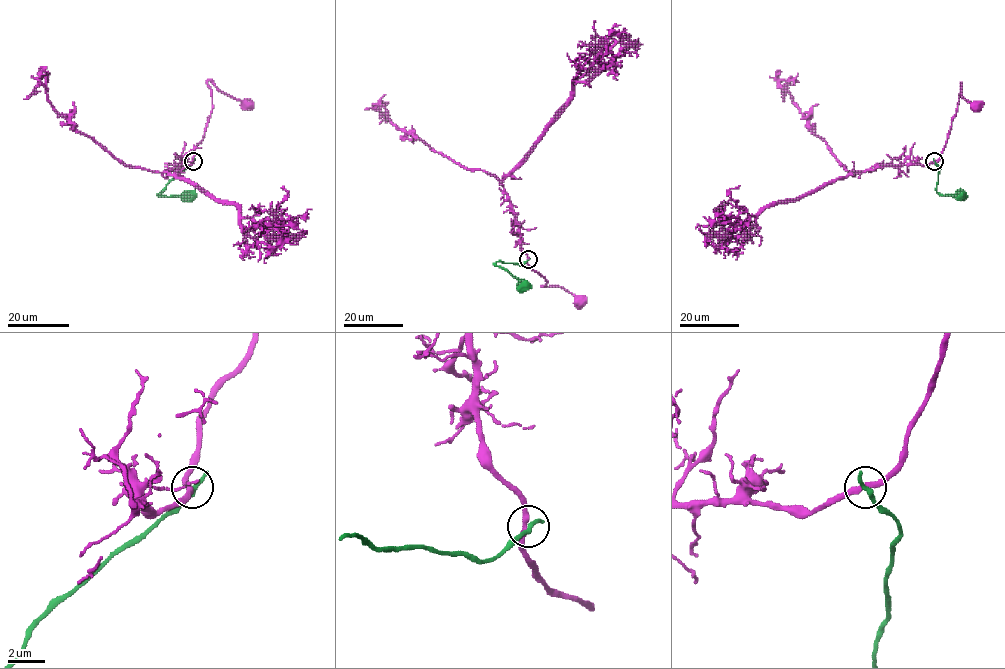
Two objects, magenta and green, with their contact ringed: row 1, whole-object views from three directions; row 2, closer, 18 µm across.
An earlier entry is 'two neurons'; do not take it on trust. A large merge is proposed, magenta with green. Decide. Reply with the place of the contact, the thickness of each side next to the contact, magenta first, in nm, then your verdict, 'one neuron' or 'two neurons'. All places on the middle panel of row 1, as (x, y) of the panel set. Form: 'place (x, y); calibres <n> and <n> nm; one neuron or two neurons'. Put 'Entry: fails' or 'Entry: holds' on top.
Entry: holds
place (528, 259); calibres 300 and 320 nm; two neurons

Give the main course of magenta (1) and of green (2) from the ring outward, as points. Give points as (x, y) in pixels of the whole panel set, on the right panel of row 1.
1: (934, 161), (940, 157), (947, 140), (960, 83), (961, 95), (974, 105)
2: (935, 161), (940, 167), (936, 191), (943, 195), (959, 194)

